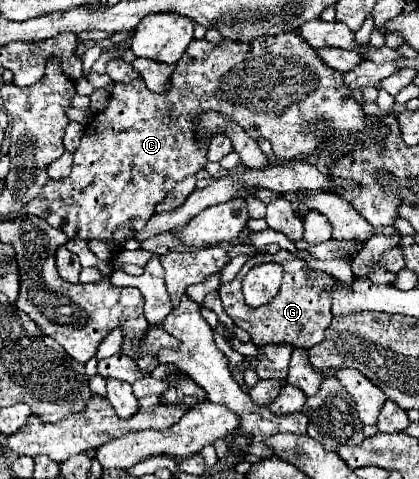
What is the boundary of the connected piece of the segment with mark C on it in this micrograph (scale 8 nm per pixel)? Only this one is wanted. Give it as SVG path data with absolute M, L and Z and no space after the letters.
M298 30L276 36L260 36L250 42L224 38L218 44L212 44L208 40L192 40L182 54L182 60L178 60L166 92L150 92L142 78L128 84L118 82L114 86L108 106L94 114L84 128L80 146L74 152L70 176L64 180L50 180L46 188L28 202L26 210L32 216L44 218L50 226L62 228L70 240L96 238L122 248L134 232L140 232L146 226L156 204L166 198L174 184L194 176L206 166L210 140L218 132L202 126L202 114L218 112L242 126L250 138L266 138L272 144L274 154L282 160L306 160L324 142L348 140L354 134L368 130L364 106L354 100L352 92L354 90L350 90L344 82L344 74L326 68L316 50L302 40Z

